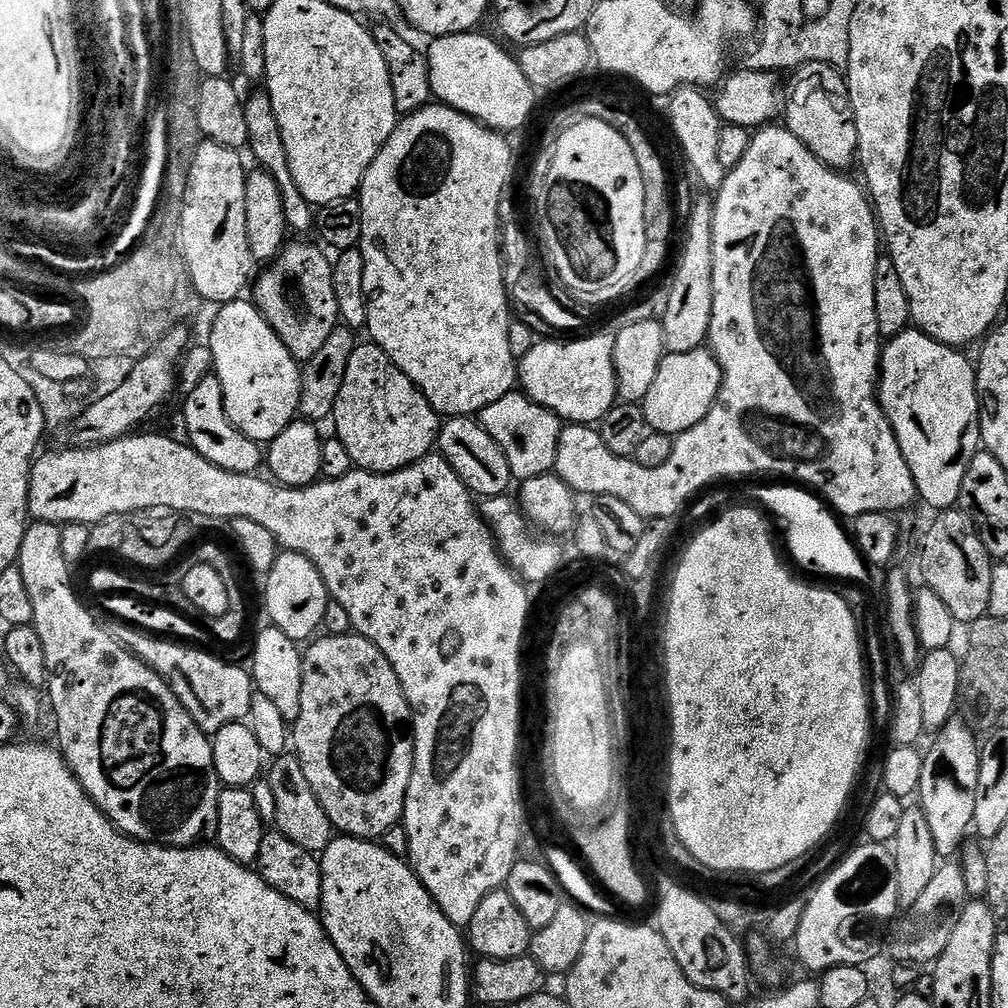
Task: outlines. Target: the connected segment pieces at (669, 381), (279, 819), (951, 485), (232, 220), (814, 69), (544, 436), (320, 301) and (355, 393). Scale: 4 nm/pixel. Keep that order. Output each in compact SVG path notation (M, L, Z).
M707 347L689 352L668 352L658 366L658 375L654 378L654 386L650 386L650 394L646 394L642 402L649 429L675 438L681 432L690 430L690 426L698 426L698 422L702 422L714 406L723 381L724 371Z
M295 754L275 757L267 769L266 778L270 782L271 789L274 790L275 818L273 823L277 831L308 852L323 853L334 838L332 820L318 802L314 790L310 790L310 782L307 781L306 773L302 770L302 762Z
M915 326L909 327L907 330L897 331L893 336L896 337L889 344L887 341L880 353L880 382L878 385L880 405L884 407L884 412L888 415L890 426L898 438L898 446L910 466L910 474L914 474L914 482L916 483L919 499L921 501L925 500L930 507L934 508L933 510L955 509L960 502L960 491L962 490L962 482L966 478L966 470L970 470L970 462L975 458L982 444L980 438L980 395L976 389L976 369L973 361L968 361L960 353L963 351L959 347L938 342Z
M204 140L197 146L188 168L188 185L184 191L182 222L180 223L180 255L196 287L196 295L201 301L209 300L213 306L239 300L249 291L253 279L254 261L250 254L250 242L246 238L246 182L248 172L244 160L235 148L227 148L213 140Z
M810 62L800 65L791 76L792 81L789 84L787 81L787 96L782 104L783 123L824 164L837 170L848 170L851 164L857 163L860 147L845 73L830 64Z
M513 390L498 398L498 402L490 402L486 410L478 413L478 419L486 434L490 434L506 454L506 462L510 462L517 481L547 476L555 469L562 421L549 408L534 403L523 391Z
M285 243L275 260L265 267L268 269L255 277L254 303L278 338L282 338L290 354L298 362L303 362L314 358L314 354L318 354L320 347L326 343L326 338L330 338L338 326L340 311L338 298L334 298L333 261L330 256L328 260L329 253L323 247L315 248L312 244L292 243Z
M371 342L357 343L354 354L350 354L350 366L346 366L346 378L342 378L342 390L338 390L338 402L331 419L336 420L334 436L346 446L353 465L366 472L397 472L418 462L437 447L442 427L440 413L422 399L414 381L377 344Z

